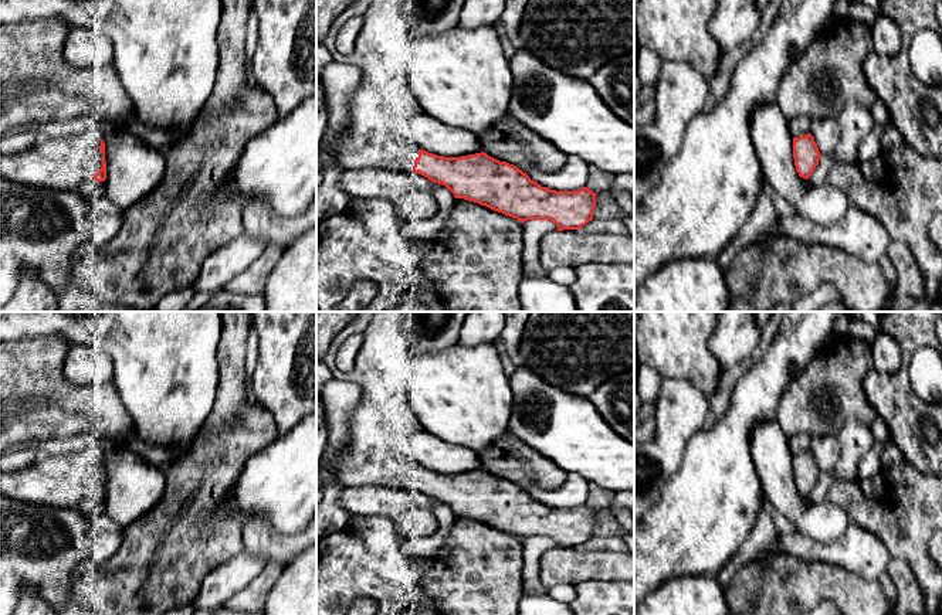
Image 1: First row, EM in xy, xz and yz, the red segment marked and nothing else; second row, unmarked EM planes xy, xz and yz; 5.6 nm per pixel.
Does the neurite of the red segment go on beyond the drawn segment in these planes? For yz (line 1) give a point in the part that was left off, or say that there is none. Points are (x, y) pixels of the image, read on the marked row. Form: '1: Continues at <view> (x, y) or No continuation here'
1: No continuation here

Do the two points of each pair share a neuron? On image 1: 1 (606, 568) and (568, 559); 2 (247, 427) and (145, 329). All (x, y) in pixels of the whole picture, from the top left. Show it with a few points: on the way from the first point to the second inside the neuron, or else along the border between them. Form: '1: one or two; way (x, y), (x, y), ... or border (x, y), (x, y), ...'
1: one; way (596, 566), (578, 566)
2: two; border (219, 363), (217, 396), (207, 420), (202, 425)

